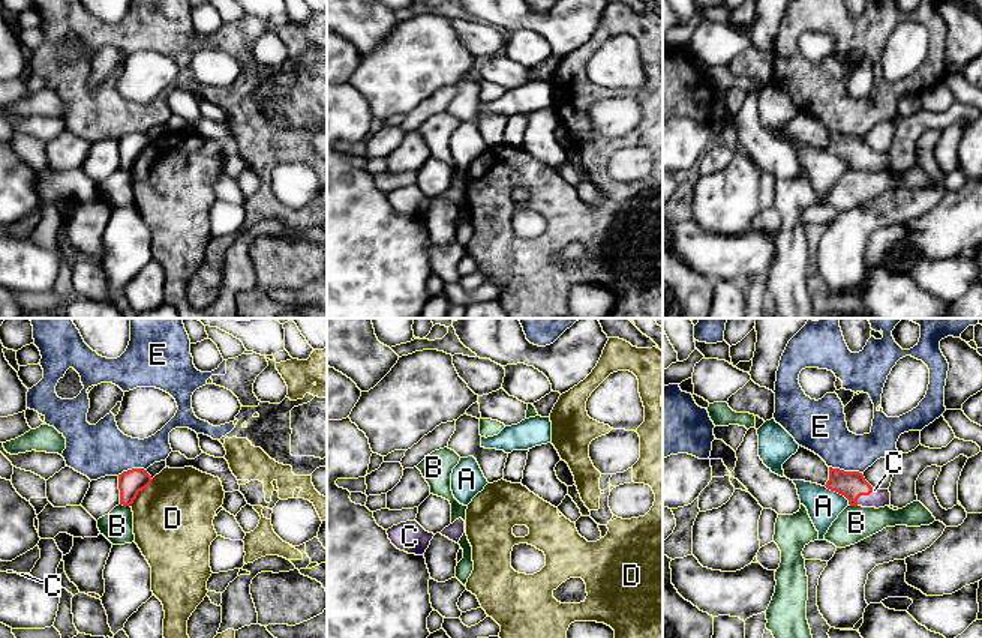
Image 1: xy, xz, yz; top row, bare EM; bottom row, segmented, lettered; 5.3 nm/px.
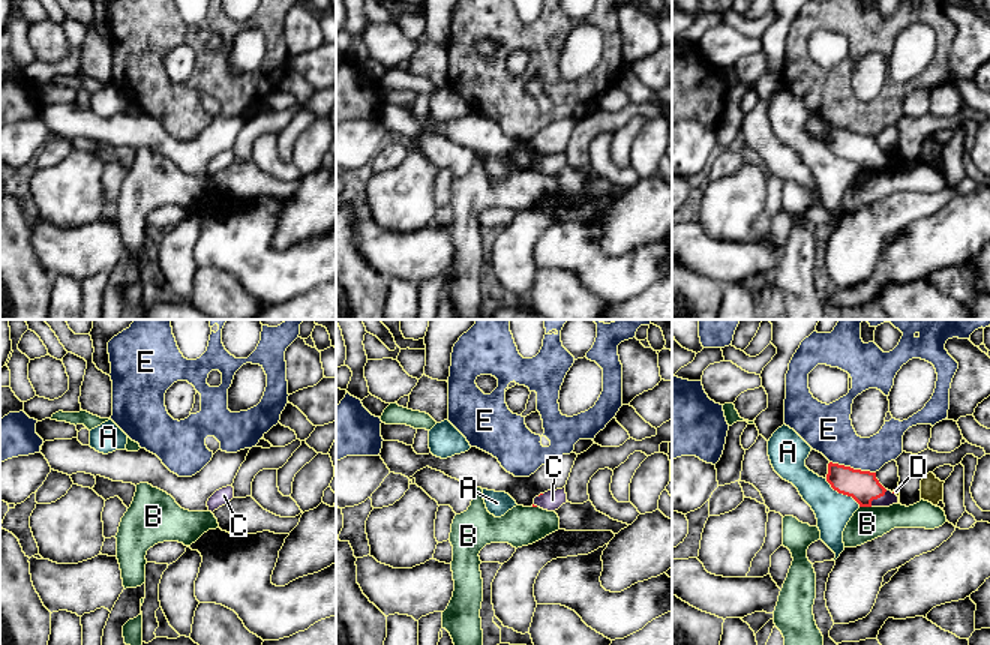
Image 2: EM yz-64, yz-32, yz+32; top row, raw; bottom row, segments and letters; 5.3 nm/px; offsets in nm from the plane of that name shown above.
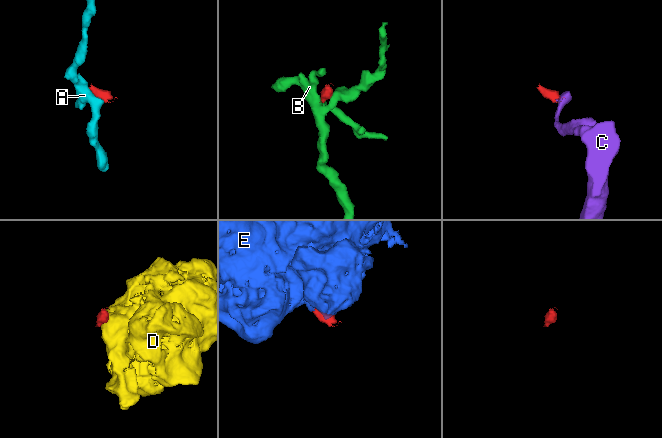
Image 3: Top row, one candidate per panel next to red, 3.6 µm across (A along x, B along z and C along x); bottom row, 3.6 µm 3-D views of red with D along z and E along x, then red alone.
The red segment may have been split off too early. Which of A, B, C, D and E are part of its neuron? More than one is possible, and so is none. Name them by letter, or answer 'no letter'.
C

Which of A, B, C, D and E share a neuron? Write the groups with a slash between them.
A / B / C / D E

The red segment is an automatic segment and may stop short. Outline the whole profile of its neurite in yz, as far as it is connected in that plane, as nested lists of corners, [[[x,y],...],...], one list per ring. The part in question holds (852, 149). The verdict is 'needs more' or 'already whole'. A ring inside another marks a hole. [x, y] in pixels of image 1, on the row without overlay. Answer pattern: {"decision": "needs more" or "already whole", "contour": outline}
{"decision": "needs more", "contour": [[[829,131],[829,144],[825,150],[844,159],[850,170],[879,173],[891,168],[889,153],[873,152],[859,135]]]}

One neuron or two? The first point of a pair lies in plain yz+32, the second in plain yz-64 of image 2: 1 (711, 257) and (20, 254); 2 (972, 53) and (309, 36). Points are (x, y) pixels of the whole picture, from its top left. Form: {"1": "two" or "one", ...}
{"1": "two", "2": "one"}

